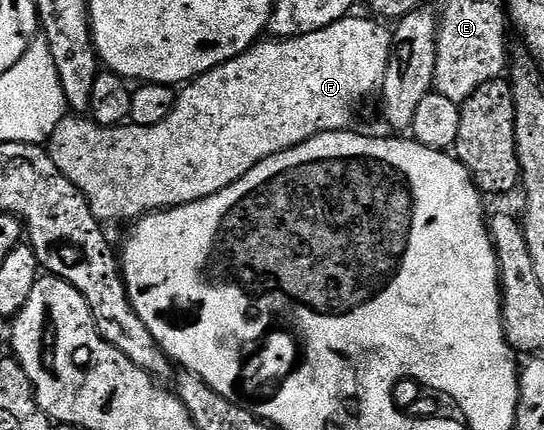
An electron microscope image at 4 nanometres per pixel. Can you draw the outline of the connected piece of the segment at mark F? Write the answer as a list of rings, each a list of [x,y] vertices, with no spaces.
[[[356,18],[340,19],[334,25],[326,25],[326,29],[318,29],[318,33],[302,37],[257,42],[249,51],[187,84],[177,94],[174,109],[158,125],[99,127],[88,117],[65,117],[48,139],[48,156],[84,194],[94,217],[104,225],[114,219],[135,221],[153,211],[202,201],[234,185],[254,165],[288,147],[296,147],[324,131],[342,131],[353,126],[356,106],[367,95],[375,96],[384,82],[393,36],[375,18]]]

